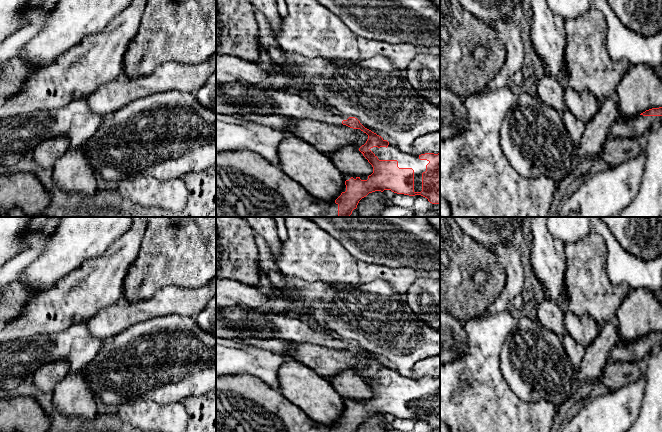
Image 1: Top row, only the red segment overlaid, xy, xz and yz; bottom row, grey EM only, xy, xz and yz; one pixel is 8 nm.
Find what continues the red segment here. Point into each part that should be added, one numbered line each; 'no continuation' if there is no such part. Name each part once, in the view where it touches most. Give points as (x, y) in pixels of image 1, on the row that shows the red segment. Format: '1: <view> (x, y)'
1: xz (269, 101)
2: xz (405, 160)

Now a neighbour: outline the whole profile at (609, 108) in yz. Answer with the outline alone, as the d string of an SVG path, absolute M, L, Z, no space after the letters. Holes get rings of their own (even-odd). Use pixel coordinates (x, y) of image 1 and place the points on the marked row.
M615 95L605 98L600 105L600 111L585 124L575 154L582 160L586 157L596 159L607 140L607 134L612 124L619 118L619 109Z

